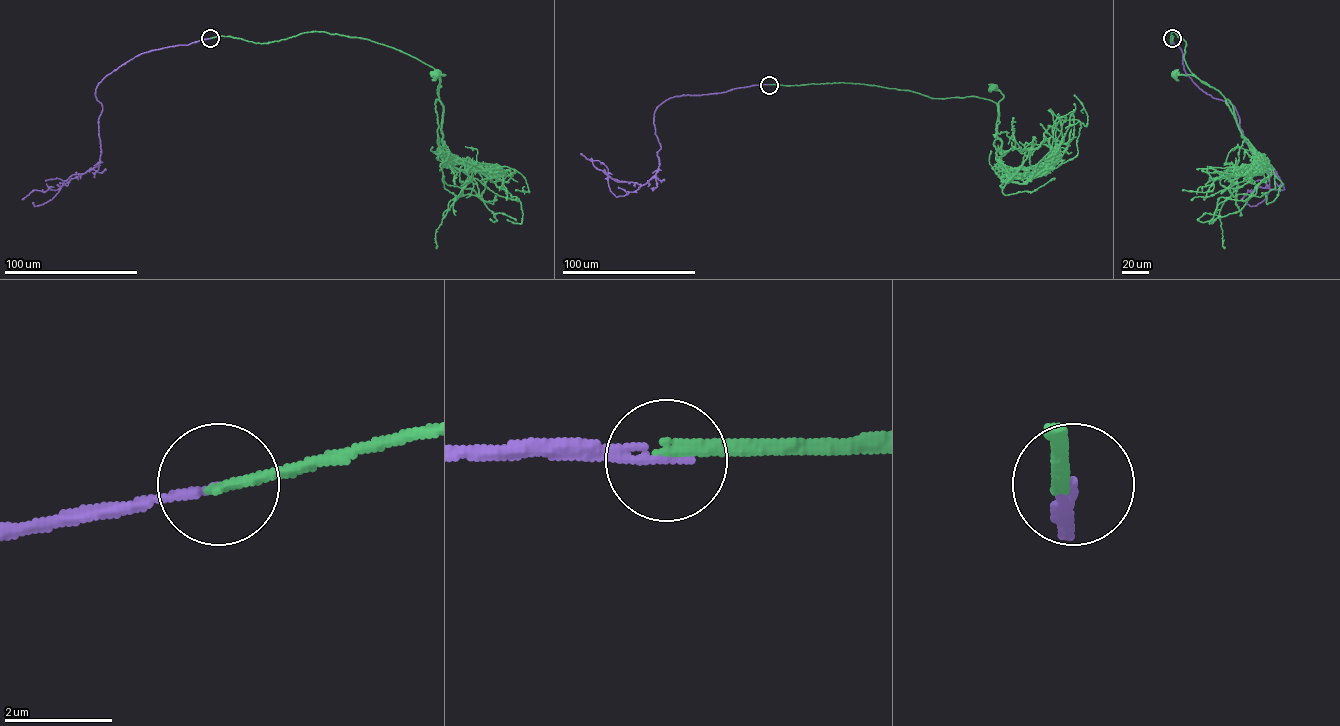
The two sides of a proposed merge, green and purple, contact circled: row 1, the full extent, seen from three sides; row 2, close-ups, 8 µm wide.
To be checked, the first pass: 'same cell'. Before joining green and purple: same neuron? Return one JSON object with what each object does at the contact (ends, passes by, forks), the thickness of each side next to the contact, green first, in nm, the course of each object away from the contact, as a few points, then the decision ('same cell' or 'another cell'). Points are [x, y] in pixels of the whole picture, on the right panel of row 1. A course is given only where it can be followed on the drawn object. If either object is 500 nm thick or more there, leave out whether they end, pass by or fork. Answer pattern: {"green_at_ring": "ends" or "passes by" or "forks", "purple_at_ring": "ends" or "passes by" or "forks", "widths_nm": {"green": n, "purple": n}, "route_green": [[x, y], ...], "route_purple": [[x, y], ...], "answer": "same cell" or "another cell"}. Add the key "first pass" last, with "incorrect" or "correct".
{"green_at_ring": "ends", "purple_at_ring": "ends", "widths_nm": {"green": 220, "purple": 170}, "route_green": [[1172, 38], [1173, 31], [1186, 42], [1184, 60], [1187, 66], [1208, 84], [1191, 75], [1175, 73]], "route_purple": [[1172, 38], [1185, 72], [1234, 106], [1250, 152], [1283, 183], [1282, 190], [1248, 190], [1241, 199]], "answer": "same cell", "first pass": "correct"}

